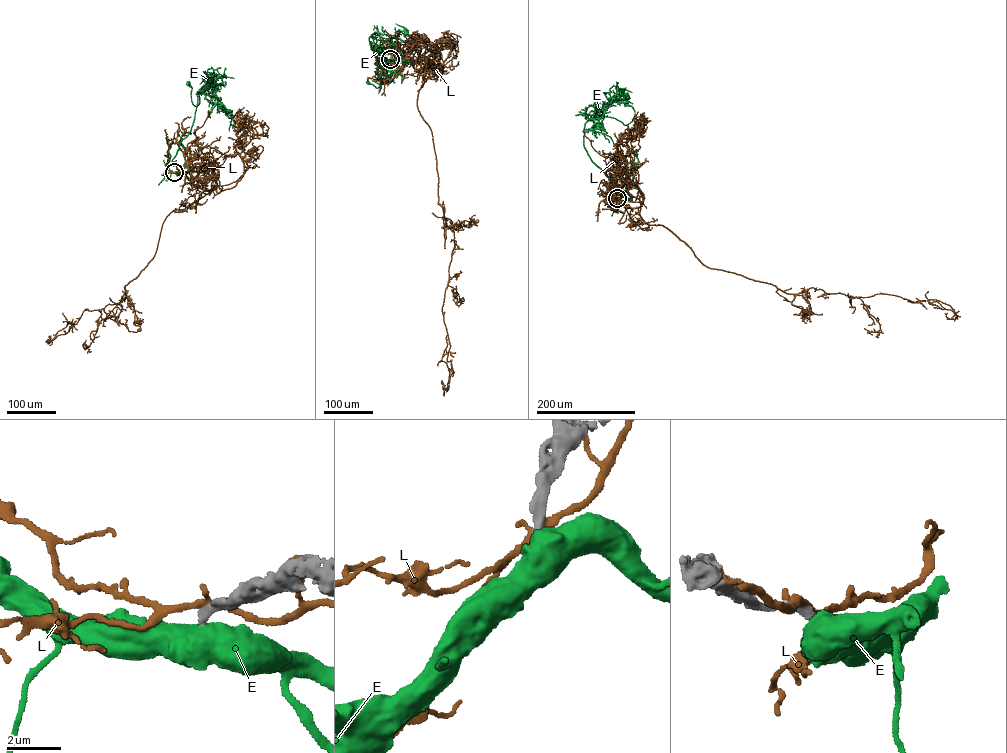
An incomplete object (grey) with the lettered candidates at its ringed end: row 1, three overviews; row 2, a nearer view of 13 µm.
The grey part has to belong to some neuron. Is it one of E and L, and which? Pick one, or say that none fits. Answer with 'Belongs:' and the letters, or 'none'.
Belongs: none

